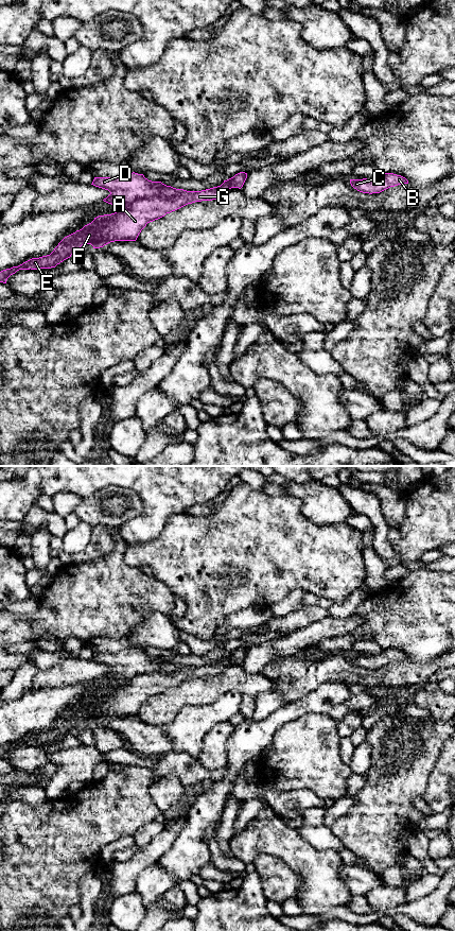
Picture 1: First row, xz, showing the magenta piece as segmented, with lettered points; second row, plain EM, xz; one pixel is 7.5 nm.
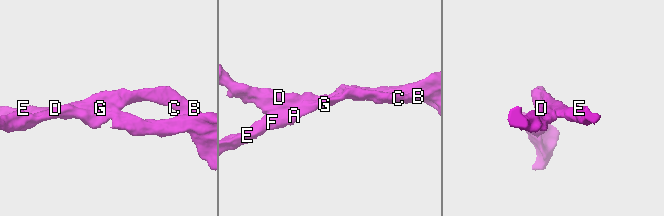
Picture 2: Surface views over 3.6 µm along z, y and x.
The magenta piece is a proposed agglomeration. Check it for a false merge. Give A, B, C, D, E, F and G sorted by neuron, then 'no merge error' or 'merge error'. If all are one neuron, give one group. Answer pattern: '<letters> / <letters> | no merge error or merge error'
A B C E F G / D | merge error

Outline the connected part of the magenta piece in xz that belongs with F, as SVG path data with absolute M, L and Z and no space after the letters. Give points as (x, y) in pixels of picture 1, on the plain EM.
M223 659L202 667L190 667L177 673L154 671L141 675L111 690L104 690L85 701L82 705L65 712L47 731L32 734L18 742L0 747L0 758L19 745L51 744L71 732L84 720L100 724L115 717L136 717L147 699L164 692L188 679L221 674L229 663Z

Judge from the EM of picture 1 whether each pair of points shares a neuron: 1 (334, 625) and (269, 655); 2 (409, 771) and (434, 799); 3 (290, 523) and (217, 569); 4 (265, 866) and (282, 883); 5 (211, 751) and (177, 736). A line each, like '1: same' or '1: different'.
1: same
2: different
3: same
4: same
5: different

